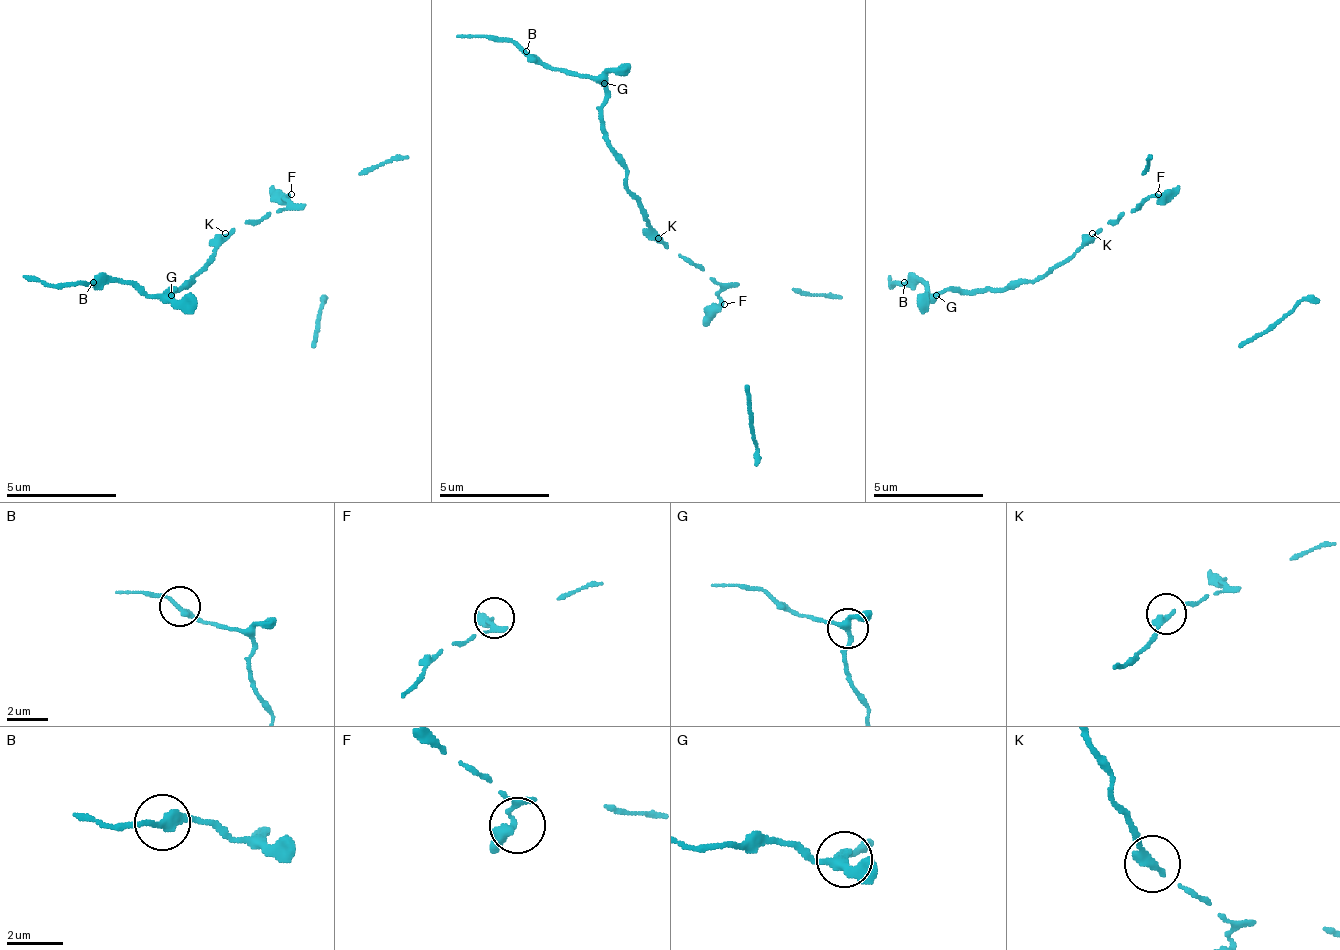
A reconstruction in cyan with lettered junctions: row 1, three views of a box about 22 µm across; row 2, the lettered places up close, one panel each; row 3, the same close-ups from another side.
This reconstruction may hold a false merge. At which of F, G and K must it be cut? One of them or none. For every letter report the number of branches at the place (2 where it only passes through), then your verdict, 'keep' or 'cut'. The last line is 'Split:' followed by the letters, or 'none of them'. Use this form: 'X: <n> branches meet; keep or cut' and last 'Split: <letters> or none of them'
F: 3 branches meet; keep
G: 3 branches meet; keep
K: 2 branches meet; keep
Split: none of them

